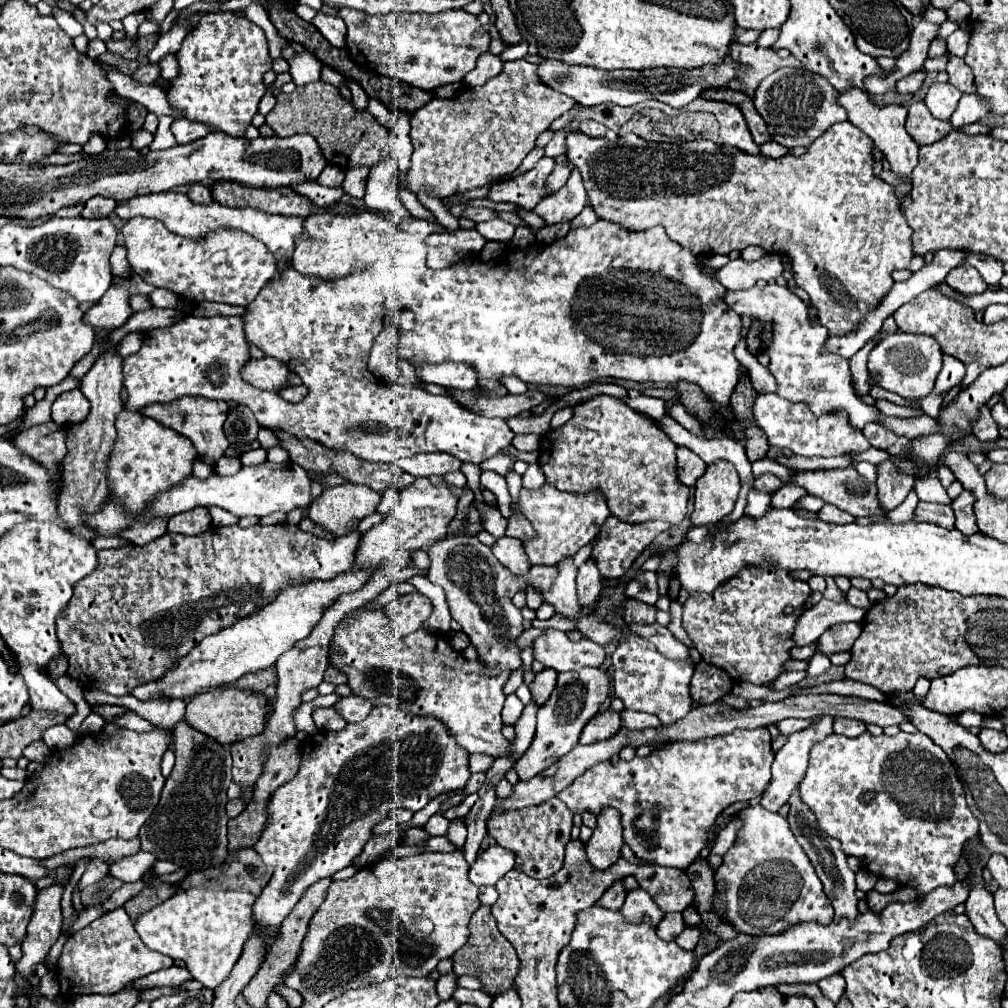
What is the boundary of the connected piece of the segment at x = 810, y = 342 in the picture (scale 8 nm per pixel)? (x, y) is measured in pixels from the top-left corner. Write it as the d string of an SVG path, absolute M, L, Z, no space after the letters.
M768 283L764 287L750 287L742 291L726 291L722 297L724 303L734 309L738 315L746 315L752 321L760 323L760 351L768 349L770 365L768 371L778 383L778 395L792 403L806 403L812 415L820 417L824 413L846 411L848 421L854 429L864 429L866 423L878 423L900 437L914 439L918 435L934 433L936 421L926 413L920 417L892 417L884 415L876 405L866 405L852 389L850 361L838 357L830 351L822 351L828 341L828 329L810 317L810 305L806 305L798 295L788 287Z

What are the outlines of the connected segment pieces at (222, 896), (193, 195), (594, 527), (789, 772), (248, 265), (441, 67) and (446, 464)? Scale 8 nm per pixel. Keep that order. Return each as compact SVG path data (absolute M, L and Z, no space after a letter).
M178 891L162 905L156 905L154 909L140 915L134 921L134 929L148 949L184 961L186 969L196 981L200 981L204 987L216 989L230 975L234 963L242 953L242 945L252 933L254 901L256 897L244 891Z
M196 183L190 187L188 197L194 201L212 201L212 193L208 187L202 187L202 183Z
M548 483L536 491L522 489L522 501L518 501L518 505L522 505L522 513L526 513L538 533L538 537L524 541L524 549L532 565L556 565L562 557L574 555L580 547L588 545L598 537L602 525L610 517L606 499L600 493L576 495L554 489Z
M816 715L816 717L812 717L810 727L788 735L784 747L782 747L780 751L776 751L776 755L774 755L772 779L770 779L768 789L766 789L764 795L762 795L762 801L760 801L762 807L766 807L766 809L770 809L770 811L778 811L778 809L790 799L790 795L798 789L798 785L802 783L802 779L804 779L804 775L806 775L812 745L818 743L818 741L824 741L828 735L832 735L832 733L834 733L834 731L832 731L832 725L834 725L834 717L830 717L830 715Z
M132 217L122 227L128 263L146 283L154 287L166 287L180 295L182 301L202 303L220 301L230 305L248 305L258 295L258 289L266 285L278 271L274 257L266 245L240 230L218 229L206 236L206 241L188 241L168 231L162 221L152 217Z
M340 9L340 17L344 19L348 33L346 33L346 49L348 55L356 65L366 71L374 71L380 75L396 77L408 85L432 91L436 87L448 83L462 83L466 73L476 67L476 59L480 53L488 51L490 35L478 23L478 19L462 9L456 11L442 11L436 15L428 13L388 13L388 15L368 15L362 11Z
M418 453L414 457L398 461L396 465L414 477L428 477L428 475L446 475L452 471L460 471L462 461L458 461L450 453Z

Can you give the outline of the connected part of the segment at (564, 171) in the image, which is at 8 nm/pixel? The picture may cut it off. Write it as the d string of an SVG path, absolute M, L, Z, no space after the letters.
M556 165L550 177L546 179L546 191L548 193L558 191L568 181L568 177L570 177L570 165Z

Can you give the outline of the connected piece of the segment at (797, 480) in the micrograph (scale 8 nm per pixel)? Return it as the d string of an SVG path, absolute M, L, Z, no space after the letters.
M854 467L846 469L830 469L830 471L792 471L790 483L800 485L808 491L808 495L816 495L824 499L824 503L832 503L842 511L848 511L854 517L868 517L868 515L884 515L878 505L876 485L868 483L864 477L858 475Z

